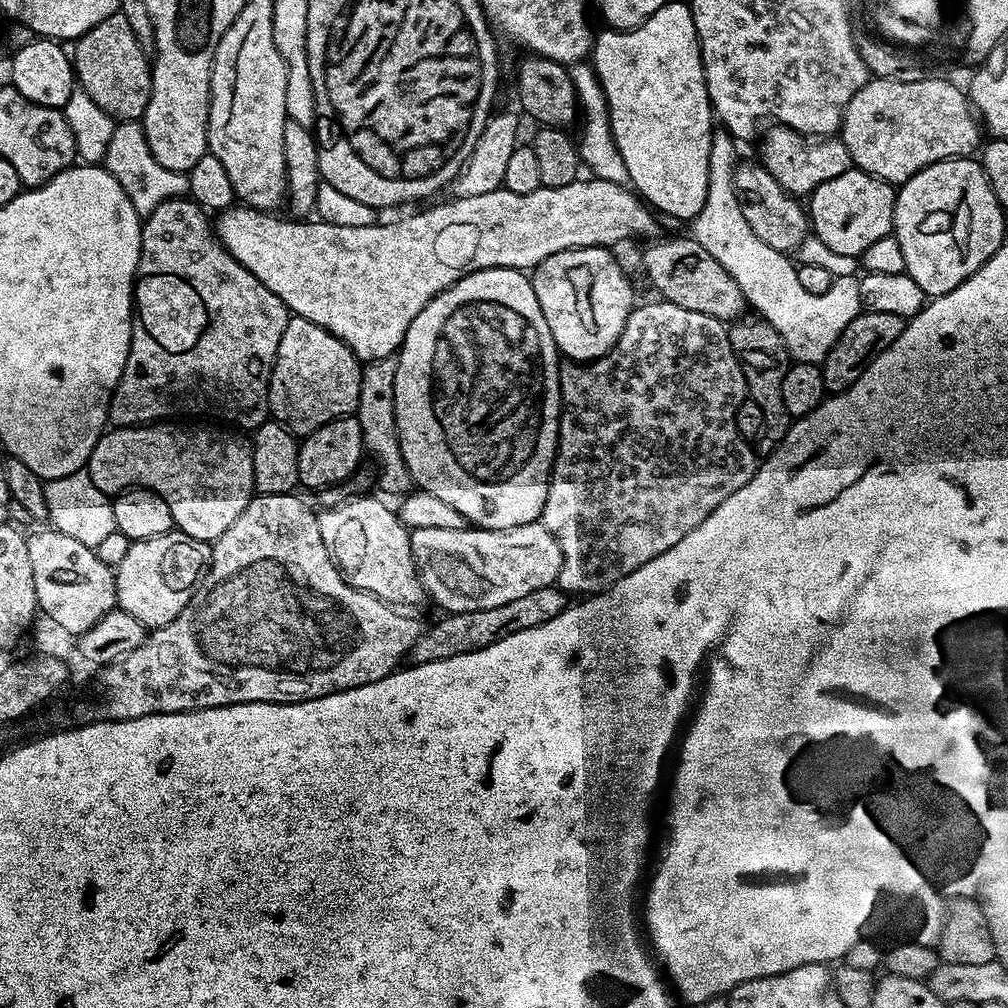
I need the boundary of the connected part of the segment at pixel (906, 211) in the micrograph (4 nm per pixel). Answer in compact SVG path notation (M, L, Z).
M957 158L954 160L943 160L937 164L931 164L928 168L924 168L918 174L914 174L902 185L899 185L896 194L896 213L894 214L894 235L898 238L898 246L902 246L902 258L906 258L906 266L904 271L910 278L914 278L914 282L918 282L918 286L922 286L925 297L935 298L946 294L950 290L954 290L966 278L970 278L978 271L984 263L998 251L1000 245L1005 243L1004 236L1004 216L1005 209L1000 207L998 198L994 198L994 190L990 190L990 182L986 182L986 174L980 169L979 163L972 158Z

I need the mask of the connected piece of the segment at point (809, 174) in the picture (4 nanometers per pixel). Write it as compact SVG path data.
M772 126L765 134L760 156L764 168L797 198L807 197L822 182L830 182L830 178L838 178L838 174L846 174L853 167L846 146L838 138L809 138L783 126Z

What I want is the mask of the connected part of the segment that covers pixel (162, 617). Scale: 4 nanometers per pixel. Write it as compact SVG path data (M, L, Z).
M179 530L158 538L131 541L122 562L114 565L118 608L136 618L148 630L174 622L174 618L182 614L186 602L190 602L209 555L210 548L205 541L190 538Z

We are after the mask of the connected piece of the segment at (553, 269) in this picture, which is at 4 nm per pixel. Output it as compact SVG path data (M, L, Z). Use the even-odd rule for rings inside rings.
M607 247L598 248L567 248L558 254L550 254L550 258L546 258L541 264L531 269L530 279L534 286L534 294L538 294L538 306L542 306L542 314L546 318L546 326L550 326L550 334L554 338L559 355L567 358L572 362L587 362L596 360L599 356L604 356L616 344L616 339L622 334L623 327L626 325L627 316L632 312L634 301L632 301L632 284L628 281L626 273L620 269L620 264L611 256Z

